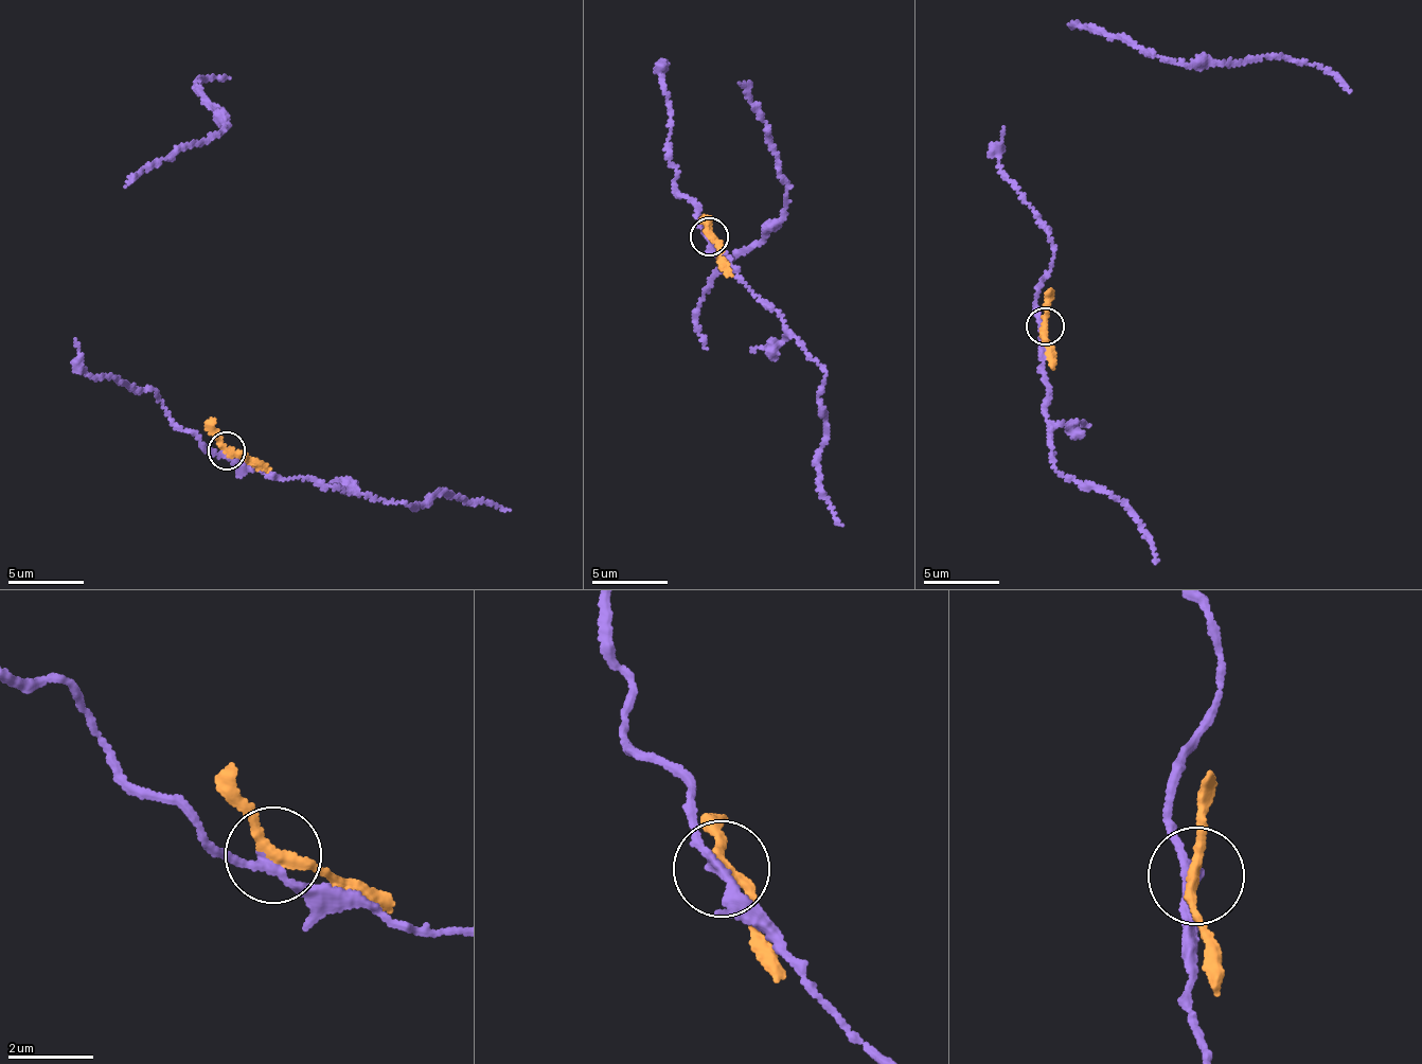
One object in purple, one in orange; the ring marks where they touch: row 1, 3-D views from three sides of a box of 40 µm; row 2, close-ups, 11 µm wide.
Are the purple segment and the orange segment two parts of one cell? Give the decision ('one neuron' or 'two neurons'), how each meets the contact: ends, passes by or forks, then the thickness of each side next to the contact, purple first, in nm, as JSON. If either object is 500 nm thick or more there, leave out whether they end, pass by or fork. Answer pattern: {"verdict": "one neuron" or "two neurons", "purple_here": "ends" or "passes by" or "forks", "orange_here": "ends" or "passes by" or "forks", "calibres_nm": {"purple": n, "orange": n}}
{"verdict": "two neurons", "purple_here": "passes by", "orange_here": "passes by", "calibres_nm": {"purple": 170, "orange": 240}}

